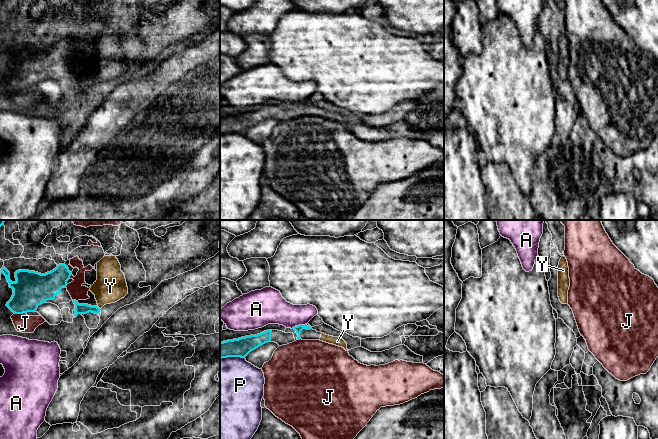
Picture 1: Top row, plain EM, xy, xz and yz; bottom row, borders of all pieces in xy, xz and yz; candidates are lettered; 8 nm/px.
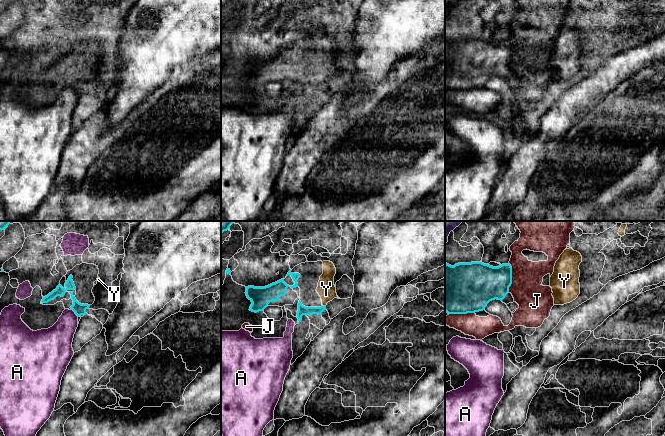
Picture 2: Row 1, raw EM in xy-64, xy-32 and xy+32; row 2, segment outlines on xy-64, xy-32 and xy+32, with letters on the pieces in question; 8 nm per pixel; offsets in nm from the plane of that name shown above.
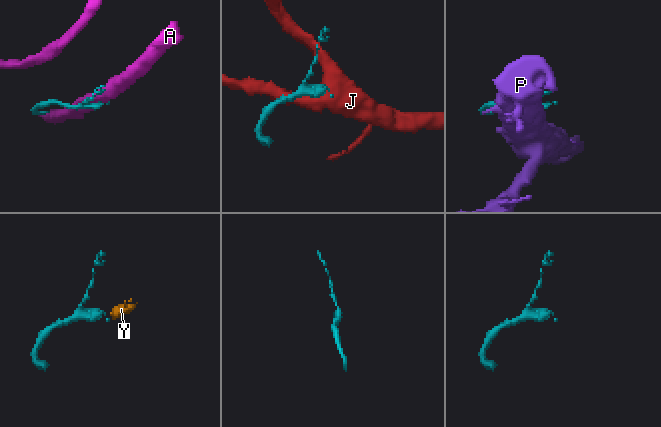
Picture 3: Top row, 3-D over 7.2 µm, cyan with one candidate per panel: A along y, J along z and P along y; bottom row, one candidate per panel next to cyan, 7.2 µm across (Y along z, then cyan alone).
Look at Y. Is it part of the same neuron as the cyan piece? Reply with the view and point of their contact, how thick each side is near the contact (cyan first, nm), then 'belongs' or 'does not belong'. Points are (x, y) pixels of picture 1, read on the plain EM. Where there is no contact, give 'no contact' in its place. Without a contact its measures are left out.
meets cyan in xy at (99, 84); 80 nm thick on the cyan side, 260 nm on the other; belongs

